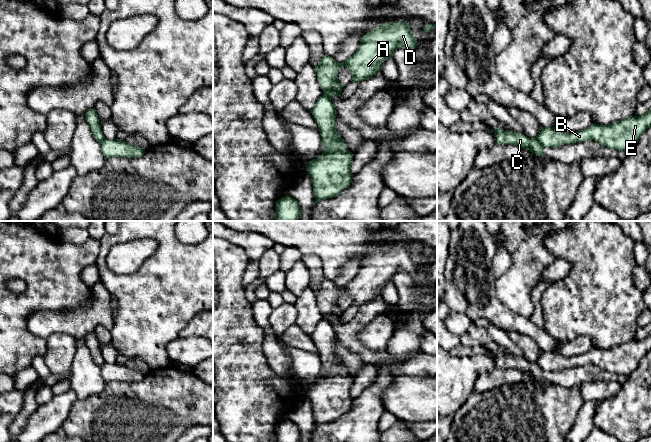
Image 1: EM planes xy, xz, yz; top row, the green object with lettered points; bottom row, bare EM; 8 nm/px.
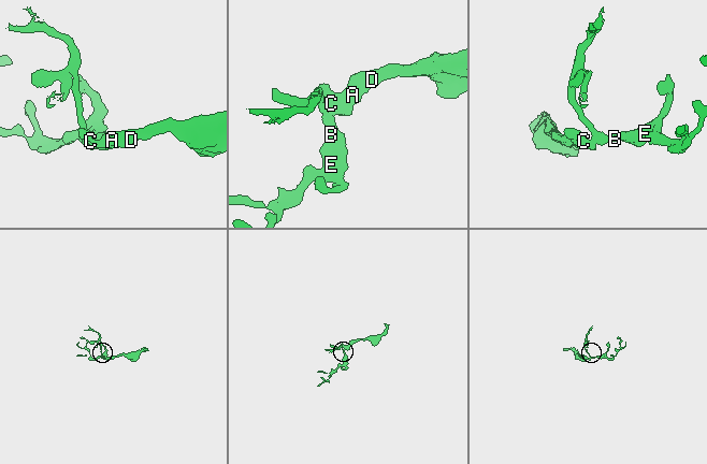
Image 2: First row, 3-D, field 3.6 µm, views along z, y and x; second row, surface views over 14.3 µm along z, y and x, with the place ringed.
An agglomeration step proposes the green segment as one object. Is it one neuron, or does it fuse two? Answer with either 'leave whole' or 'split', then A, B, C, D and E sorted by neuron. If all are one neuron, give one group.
split | A C D / B E

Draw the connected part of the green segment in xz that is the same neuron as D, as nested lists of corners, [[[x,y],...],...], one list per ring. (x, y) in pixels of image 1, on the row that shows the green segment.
[[[404,22],[381,24],[367,32],[356,52],[345,62],[338,63],[331,56],[324,55],[314,67],[319,85],[329,99],[333,95],[341,97],[344,85],[338,80],[338,70],[345,66],[352,73],[352,80],[361,81],[381,72],[382,63],[392,57],[398,48],[413,50],[417,46],[410,25]]]

